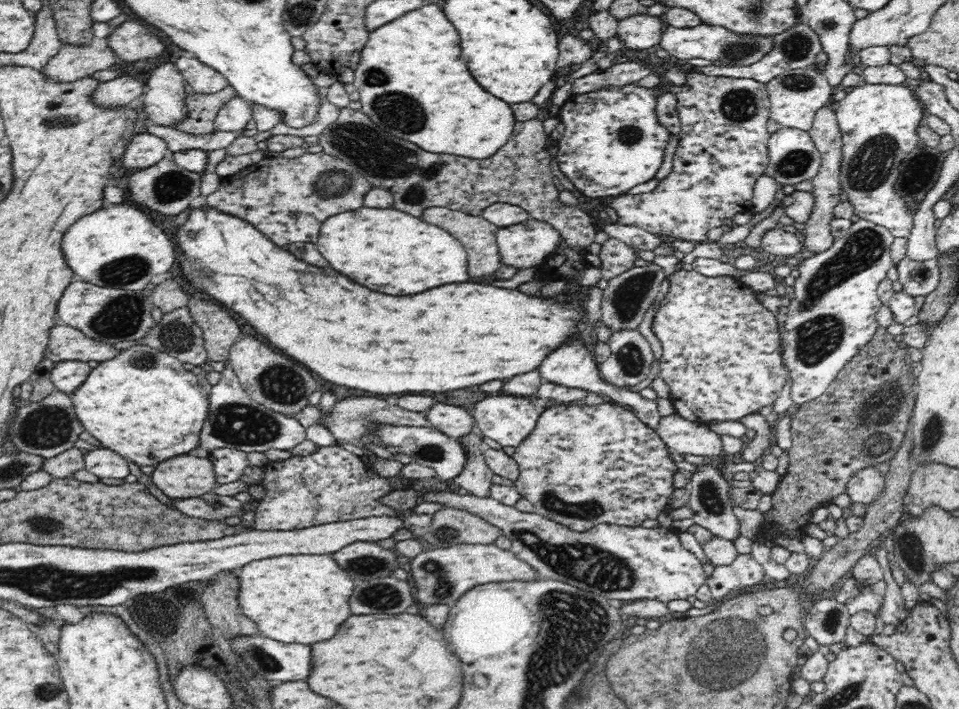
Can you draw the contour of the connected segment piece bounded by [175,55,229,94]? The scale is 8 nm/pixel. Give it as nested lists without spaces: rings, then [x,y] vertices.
[[[191,55],[179,57],[175,65],[179,68],[184,81],[194,89],[195,93],[214,94],[229,86],[220,72]]]

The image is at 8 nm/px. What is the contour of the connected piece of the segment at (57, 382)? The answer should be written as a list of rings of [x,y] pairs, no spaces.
[[[80,361],[57,362],[51,372],[51,381],[56,391],[72,396],[75,390],[87,379],[92,368]]]

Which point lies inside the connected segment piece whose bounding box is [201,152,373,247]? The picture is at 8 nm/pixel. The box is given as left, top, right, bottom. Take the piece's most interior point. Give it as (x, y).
(287, 200)

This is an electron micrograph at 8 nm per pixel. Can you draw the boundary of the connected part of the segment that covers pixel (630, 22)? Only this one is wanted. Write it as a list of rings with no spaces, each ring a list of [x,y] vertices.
[[[645,12],[624,18],[618,24],[617,35],[626,43],[625,50],[647,50],[661,41],[664,24],[659,17]]]

